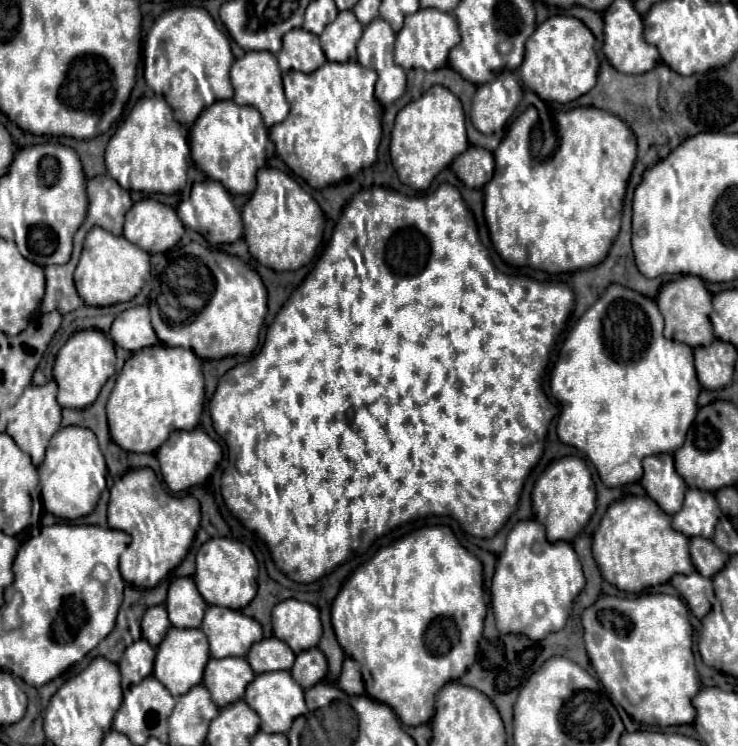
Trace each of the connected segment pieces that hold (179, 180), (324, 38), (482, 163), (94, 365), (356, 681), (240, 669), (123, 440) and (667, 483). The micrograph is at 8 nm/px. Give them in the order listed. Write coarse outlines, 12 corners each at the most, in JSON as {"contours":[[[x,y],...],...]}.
{"contours":[[[163,97],[139,99],[107,145],[127,191],[181,193],[190,147]],[[341,11],[319,35],[329,61],[355,61],[363,25]],[[469,147],[451,163],[469,189],[493,177],[493,155]],[[77,331],[57,353],[61,407],[85,409],[115,373],[115,343]],[[343,661],[339,687],[351,697],[365,693],[359,665]],[[245,657],[211,659],[205,669],[215,705],[243,699],[255,673]],[[153,345],[125,361],[111,439],[155,453],[199,425],[201,359]],[[673,455],[643,459],[641,485],[669,515],[683,505],[687,485]]]}

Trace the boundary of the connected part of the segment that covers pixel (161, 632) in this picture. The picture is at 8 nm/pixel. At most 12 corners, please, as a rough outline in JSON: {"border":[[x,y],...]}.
{"border":[[165,605],[149,607],[141,619],[143,639],[157,647],[171,621]]}

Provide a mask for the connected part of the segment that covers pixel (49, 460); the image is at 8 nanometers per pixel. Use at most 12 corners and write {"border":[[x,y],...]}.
{"border":[[59,429],[39,465],[44,510],[89,515],[107,467],[95,433]]}

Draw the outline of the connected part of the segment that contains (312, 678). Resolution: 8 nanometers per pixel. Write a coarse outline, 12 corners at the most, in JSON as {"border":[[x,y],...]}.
{"border":[[317,647],[295,657],[291,675],[309,689],[327,674],[327,659]]}

